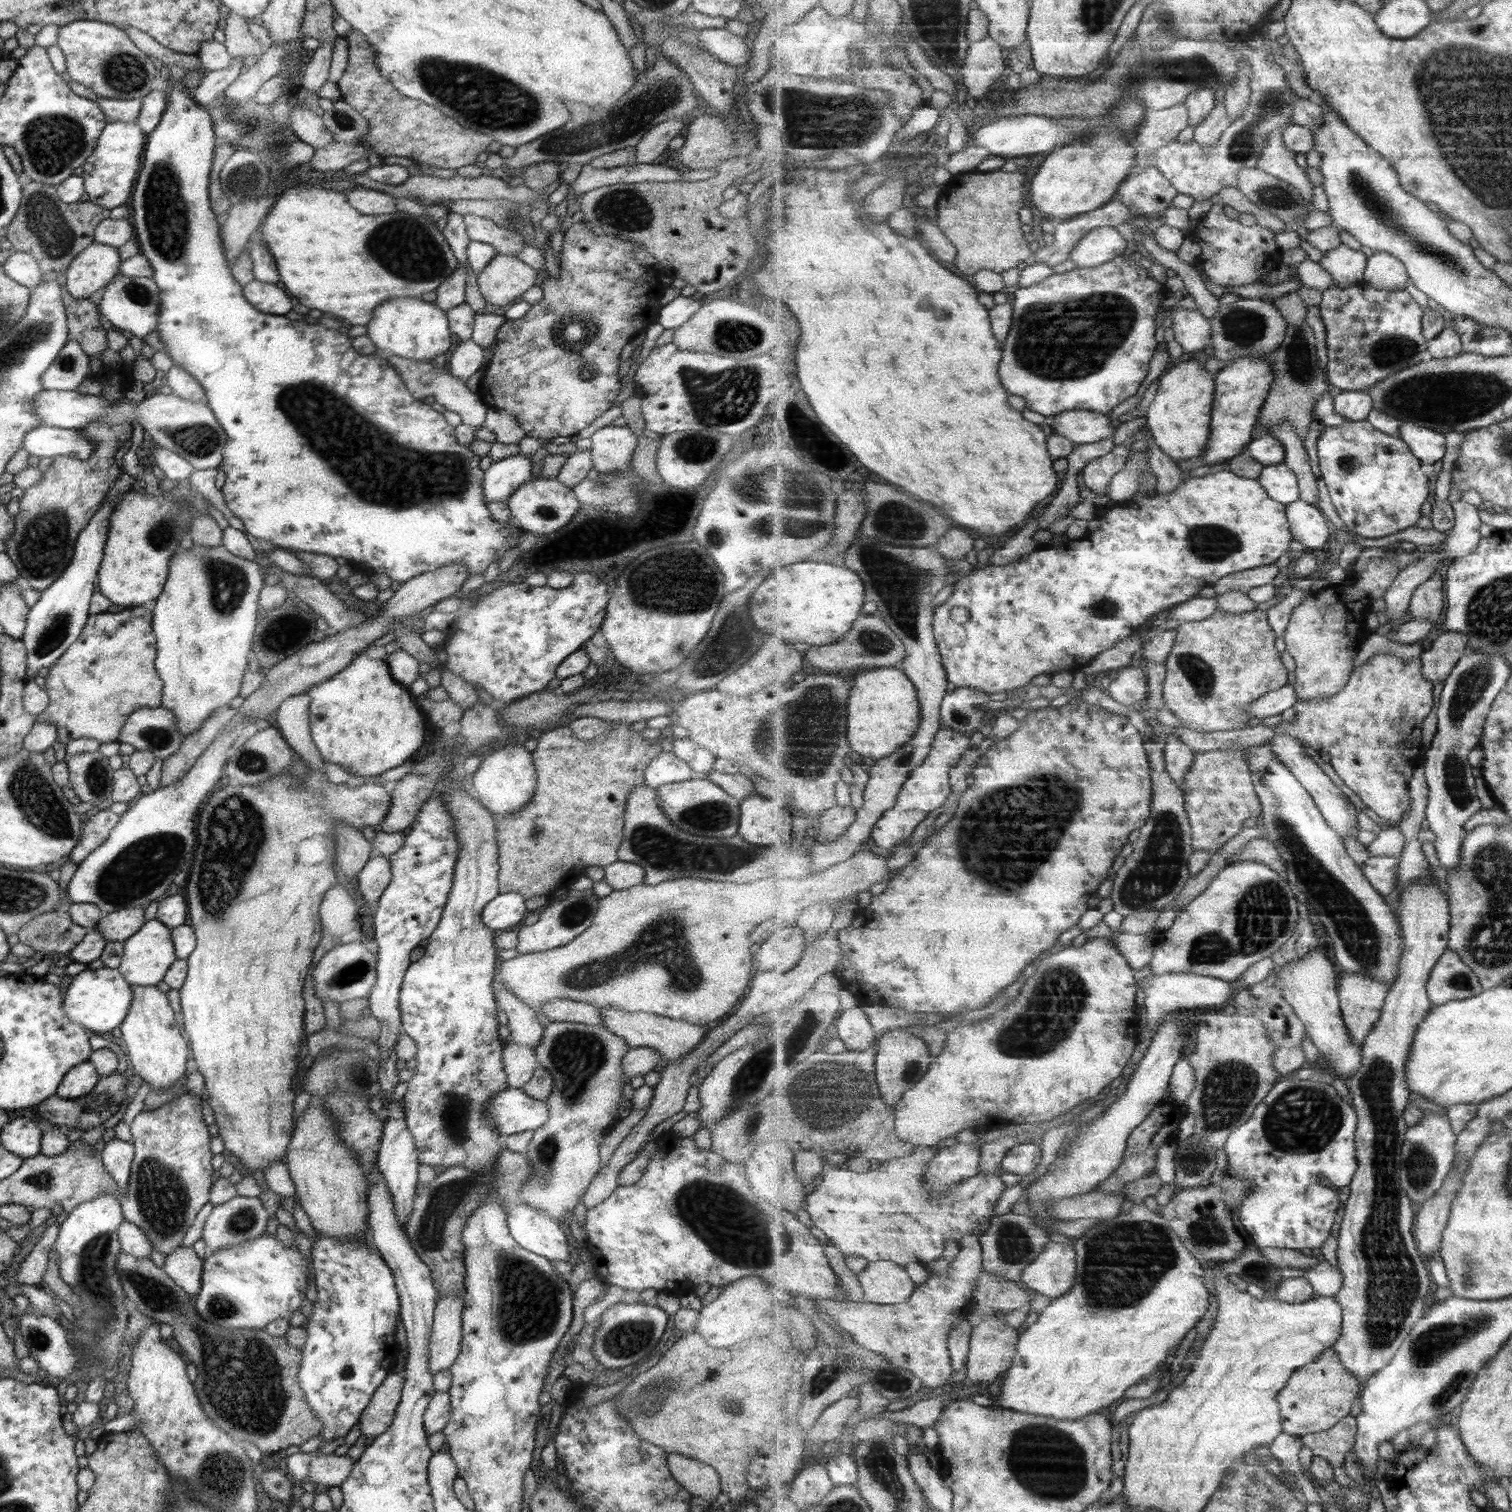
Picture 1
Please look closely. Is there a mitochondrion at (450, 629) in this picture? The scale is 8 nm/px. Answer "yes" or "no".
no

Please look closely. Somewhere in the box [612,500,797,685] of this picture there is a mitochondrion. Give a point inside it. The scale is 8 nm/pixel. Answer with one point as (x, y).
(694, 592)

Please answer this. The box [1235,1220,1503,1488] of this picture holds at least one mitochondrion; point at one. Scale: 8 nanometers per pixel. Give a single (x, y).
(1437, 1340)

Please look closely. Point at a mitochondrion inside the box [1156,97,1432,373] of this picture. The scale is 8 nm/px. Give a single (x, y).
(1245, 327)

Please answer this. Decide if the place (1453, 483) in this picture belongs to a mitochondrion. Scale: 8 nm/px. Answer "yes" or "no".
no

